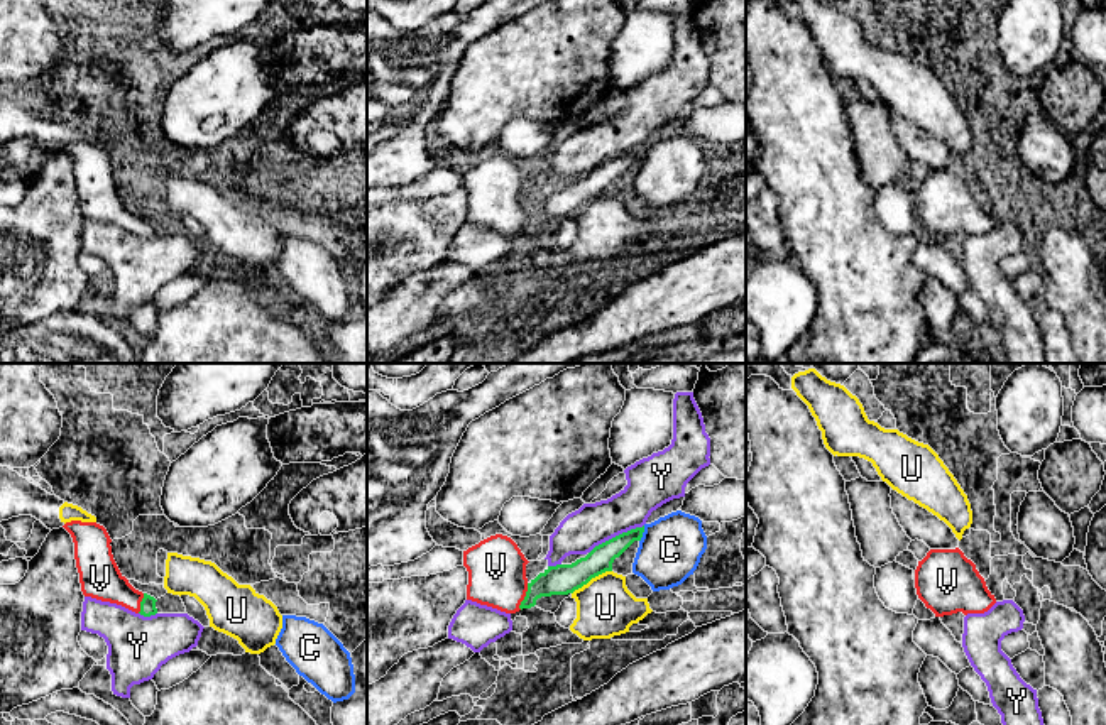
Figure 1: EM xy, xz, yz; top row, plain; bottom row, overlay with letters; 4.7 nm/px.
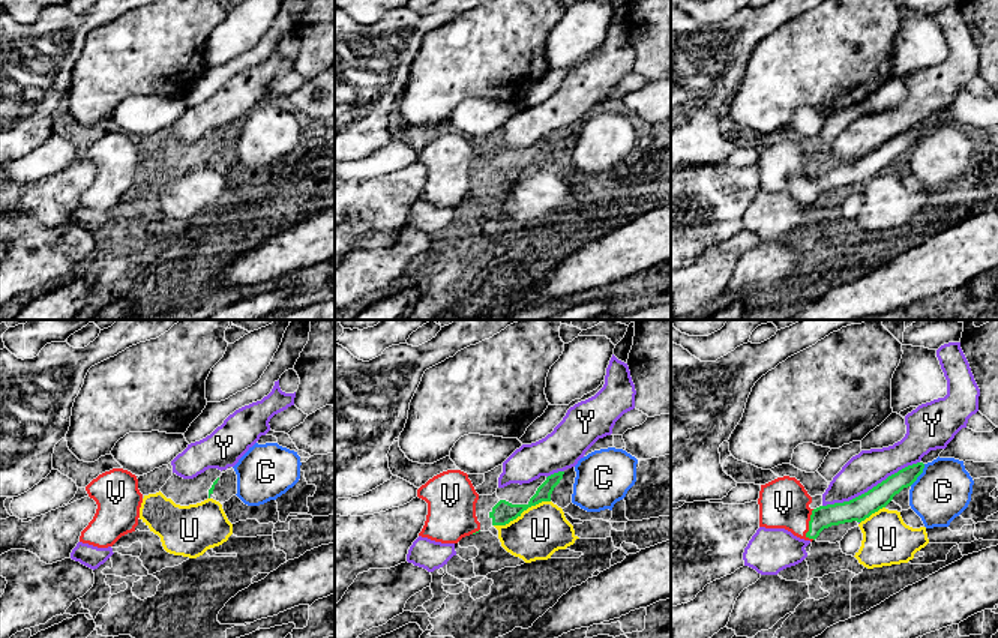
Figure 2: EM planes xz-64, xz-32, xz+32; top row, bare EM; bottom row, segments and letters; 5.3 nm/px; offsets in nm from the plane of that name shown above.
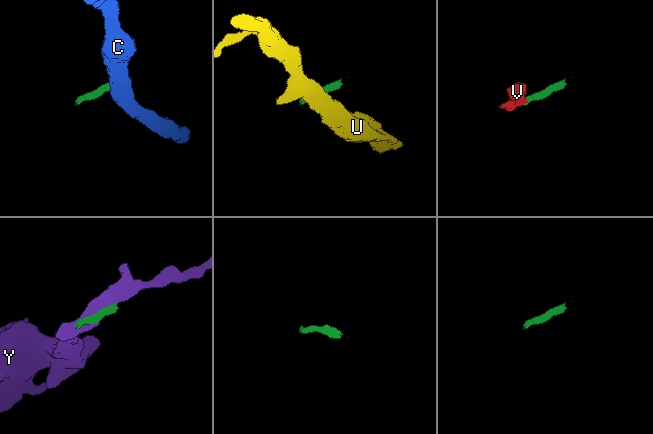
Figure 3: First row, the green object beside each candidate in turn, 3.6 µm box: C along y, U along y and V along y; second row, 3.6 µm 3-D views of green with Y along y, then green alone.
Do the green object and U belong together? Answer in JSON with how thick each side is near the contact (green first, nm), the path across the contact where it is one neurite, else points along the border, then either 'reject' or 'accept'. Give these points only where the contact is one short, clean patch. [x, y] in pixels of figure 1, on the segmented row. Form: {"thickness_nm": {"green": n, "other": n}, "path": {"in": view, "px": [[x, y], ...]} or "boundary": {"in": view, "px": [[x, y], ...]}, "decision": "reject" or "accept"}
{"thickness_nm": {"green": 140, "other": 280}, "boundary": {"in": "xz", "px": [[611, 570], [592, 577], [572, 594]]}, "decision": "reject"}

